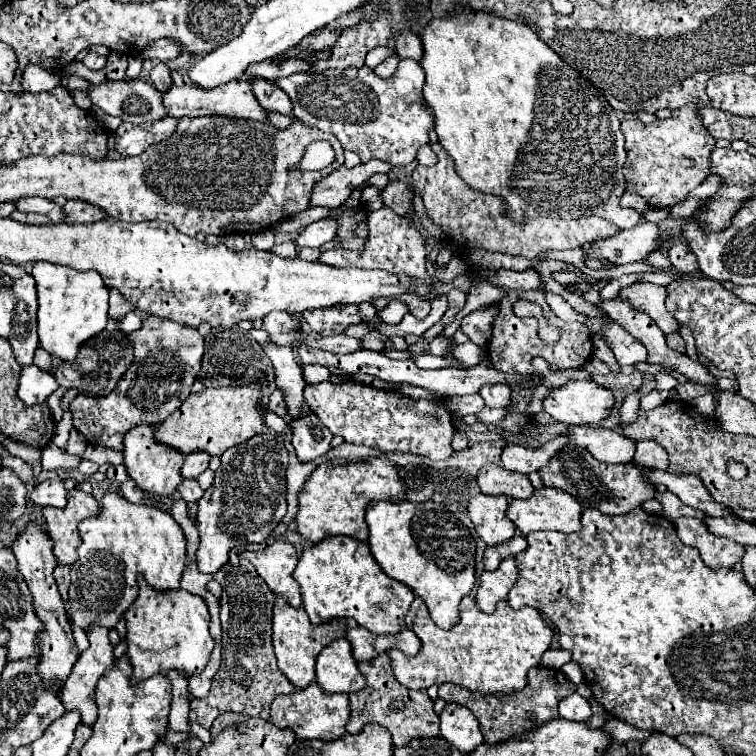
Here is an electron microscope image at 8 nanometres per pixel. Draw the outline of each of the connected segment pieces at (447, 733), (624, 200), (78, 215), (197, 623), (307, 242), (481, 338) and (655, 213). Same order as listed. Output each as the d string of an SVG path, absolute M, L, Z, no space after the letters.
M464 705L444 707L440 713L440 733L464 755L470 755L478 745L484 743L478 719Z
M626 191L626 193L620 197L620 205L622 205L622 207L636 207L636 209L642 209L642 207L646 207L646 201L642 201L642 197L638 197L638 195Z
M68 201L64 205L64 223L90 223L100 221L106 217L100 209L94 209L94 205L86 205L84 201Z
M142 577L138 579L138 587L140 587L138 599L130 605L130 609L124 615L128 627L126 655L132 665L130 683L136 685L146 677L164 673L168 669L182 673L186 679L202 673L214 649L214 639L208 633L210 613L202 597L186 591L158 593L150 589L142 581Z
M320 219L320 221L314 221L310 223L306 229L300 231L298 239L294 241L298 249L302 247L320 247L328 241L334 239L334 221L326 221L326 219Z
M482 307L478 311L472 311L470 315L466 315L462 319L460 329L468 335L468 339L480 347L486 347L486 343L490 341L492 335L492 323L496 317L496 309L494 307Z
M649 208L645 213L644 218L648 222L661 223L669 216L670 208Z

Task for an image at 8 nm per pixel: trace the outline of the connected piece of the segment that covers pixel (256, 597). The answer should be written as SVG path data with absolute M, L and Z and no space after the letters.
M238 547L230 551L230 561L214 573L214 579L222 585L220 597L220 621L222 621L222 663L212 679L210 693L190 703L198 715L198 723L210 729L214 719L222 713L242 713L268 721L268 709L278 695L290 695L296 689L276 669L276 657L272 649L272 607L274 593L256 573L254 565L238 559Z

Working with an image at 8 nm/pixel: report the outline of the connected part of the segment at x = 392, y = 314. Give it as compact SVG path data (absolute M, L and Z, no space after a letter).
M392 299L392 301L386 305L386 309L382 309L382 311L378 313L378 317L380 317L380 321L384 321L384 323L388 323L388 325L398 325L408 311L408 307L404 305L402 301Z

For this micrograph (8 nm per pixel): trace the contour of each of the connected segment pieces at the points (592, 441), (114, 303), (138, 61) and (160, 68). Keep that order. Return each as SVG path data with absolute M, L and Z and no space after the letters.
M570 427L562 431L568 437L568 445L586 449L594 459L602 463L628 463L634 457L636 443L622 437L620 431L604 427Z
M110 289L110 311L108 311L110 319L122 321L124 315L126 315L128 311L132 311L132 309L134 309L134 305L128 303L126 297L124 297L118 289Z
M129 56L126 75L129 79L136 79L142 69L143 59L140 56Z
M158 63L152 71L150 71L150 79L154 83L154 87L160 91L160 93L166 93L172 85L172 77L170 77L170 71L166 67L166 63Z

